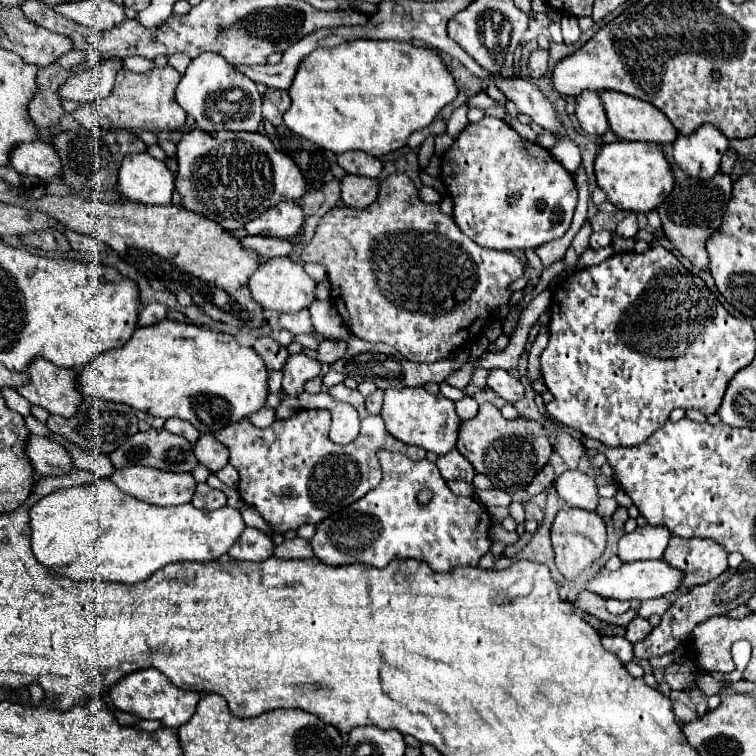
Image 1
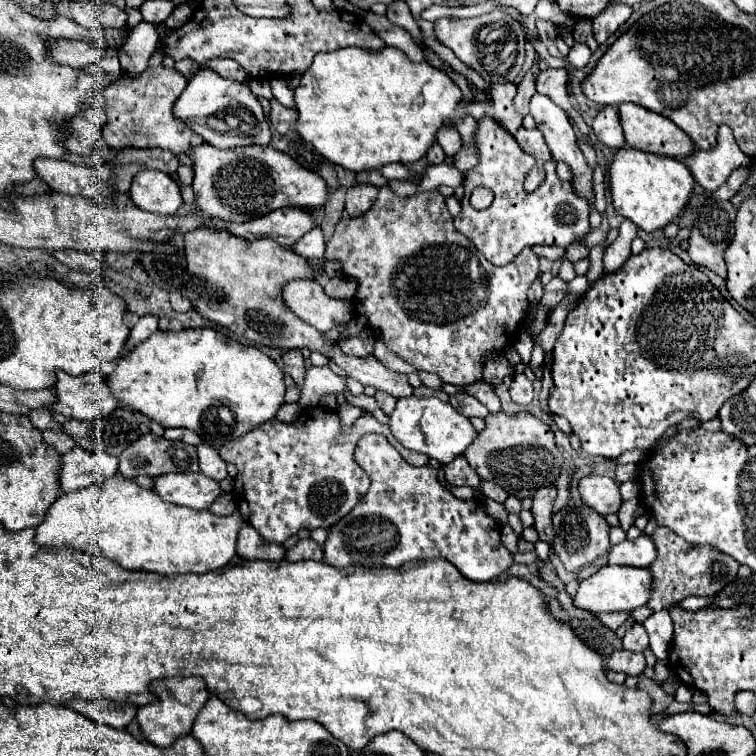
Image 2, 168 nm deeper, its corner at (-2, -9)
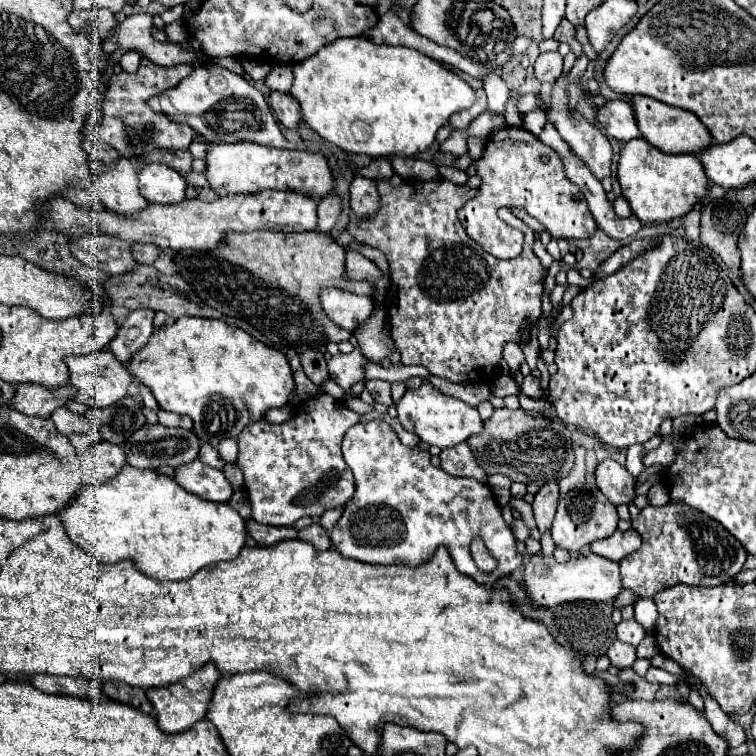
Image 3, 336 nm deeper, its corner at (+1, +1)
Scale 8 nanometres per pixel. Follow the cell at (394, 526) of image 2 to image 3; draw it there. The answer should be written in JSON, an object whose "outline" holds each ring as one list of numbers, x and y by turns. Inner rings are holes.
{"outline":[[383,420,359,422,351,426,343,438,343,458,355,474,355,494,345,506,343,516,331,530,333,546,347,558,369,562,369,564,405,564,421,566,431,560,439,546,445,546,459,572,473,578,477,584,493,584,501,576,515,572,523,564,523,556,517,552,517,540,511,528,501,518,501,508,491,488,475,478,457,478,431,464,431,454,419,448,407,448,397,438,395,430],[475,536,481,536,487,550,499,560,495,572,485,574,477,568,471,558,469,544]]}

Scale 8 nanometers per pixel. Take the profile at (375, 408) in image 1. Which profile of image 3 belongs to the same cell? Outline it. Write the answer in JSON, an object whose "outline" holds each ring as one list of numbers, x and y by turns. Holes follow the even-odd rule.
{"outline":[[369,380,365,382,365,387,377,402,391,404,391,384,385,380]]}

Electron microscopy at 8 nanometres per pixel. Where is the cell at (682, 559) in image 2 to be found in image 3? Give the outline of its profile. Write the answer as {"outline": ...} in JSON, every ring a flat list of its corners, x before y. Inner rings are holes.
{"outline":[[669,500,665,506,647,506,635,520,631,520,631,528,641,534,643,544,639,550,625,556,619,566,623,588,633,590,641,598,653,598,659,590,677,584,717,586,731,582,743,570,747,560,747,550,735,536,685,502]]}

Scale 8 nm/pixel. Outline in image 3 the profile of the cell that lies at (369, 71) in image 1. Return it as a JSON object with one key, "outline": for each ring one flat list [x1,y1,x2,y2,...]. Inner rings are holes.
{"outline":[[339,38,331,46,323,46,311,58,293,66,293,86,289,94,301,104,301,114,323,140,351,154,379,156,417,156,425,152,437,130,451,114,469,108,475,102,473,88,457,74,445,70,433,58,405,46,375,46,367,38]]}

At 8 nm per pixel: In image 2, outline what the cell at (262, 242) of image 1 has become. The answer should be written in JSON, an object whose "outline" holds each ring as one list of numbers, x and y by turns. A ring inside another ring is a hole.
{"outline":[[316,226,312,228,302,240,298,240,294,246,290,246,290,250,306,260,320,260,324,256,324,236,322,236,322,230]]}

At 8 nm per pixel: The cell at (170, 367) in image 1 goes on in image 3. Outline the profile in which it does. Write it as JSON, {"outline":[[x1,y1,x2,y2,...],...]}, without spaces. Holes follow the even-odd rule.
{"outline":[[183,316,171,326,155,330,147,346,143,346,143,350,139,350,139,354,135,354,131,360,129,370,135,380,143,382,153,392,163,410,189,416,195,424,195,434,199,440,211,442,213,446,225,438,239,436,249,422,261,420,267,410,285,406,291,392,295,390,293,370,283,352,261,344,237,326,213,318]]}

